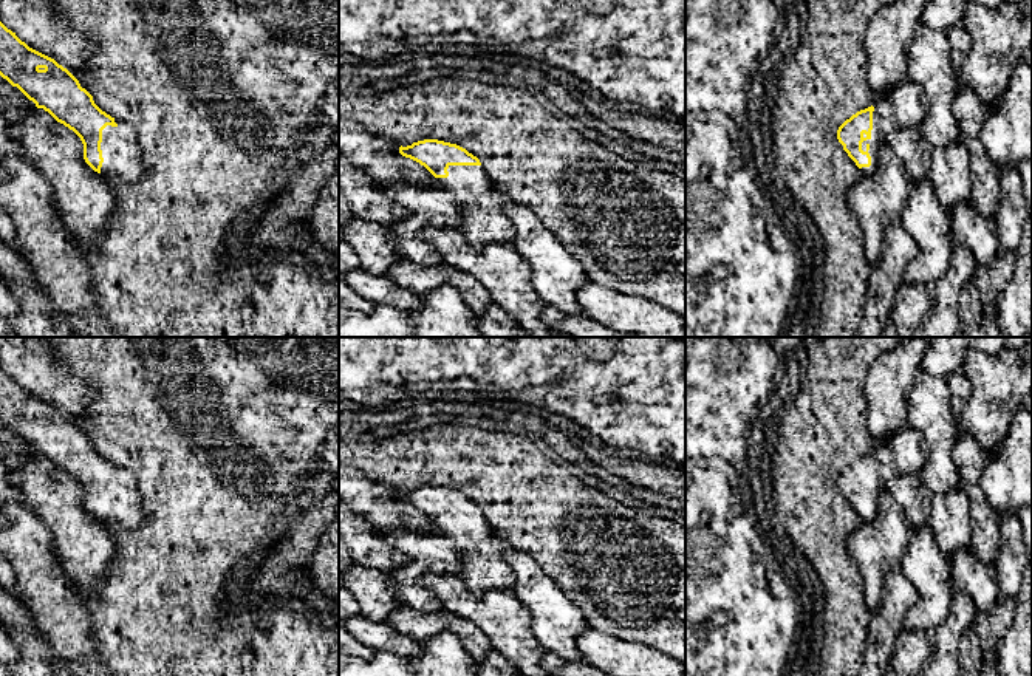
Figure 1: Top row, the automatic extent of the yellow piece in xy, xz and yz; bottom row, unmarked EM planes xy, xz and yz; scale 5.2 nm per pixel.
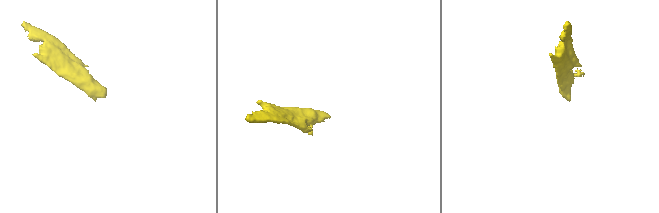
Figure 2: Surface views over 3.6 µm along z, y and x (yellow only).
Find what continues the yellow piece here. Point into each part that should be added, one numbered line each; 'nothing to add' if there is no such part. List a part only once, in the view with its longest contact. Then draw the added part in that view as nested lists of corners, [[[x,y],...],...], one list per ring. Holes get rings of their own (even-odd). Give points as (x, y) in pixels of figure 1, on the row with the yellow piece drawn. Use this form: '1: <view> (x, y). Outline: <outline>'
1: yz (884, 124). Outline: [[[874,108],[871,138],[862,142],[862,150],[871,156],[871,166],[860,169],[863,175],[874,173],[879,166],[879,149],[887,144],[887,136],[896,128],[891,113]]]

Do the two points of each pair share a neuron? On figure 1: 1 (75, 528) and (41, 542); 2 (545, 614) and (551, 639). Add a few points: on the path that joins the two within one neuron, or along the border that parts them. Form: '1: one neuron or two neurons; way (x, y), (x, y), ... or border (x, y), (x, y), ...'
1: two neurons; border (30, 508), (51, 534), (53, 553), (65, 571)
2: one neuron; way (548, 621), (551, 633)

